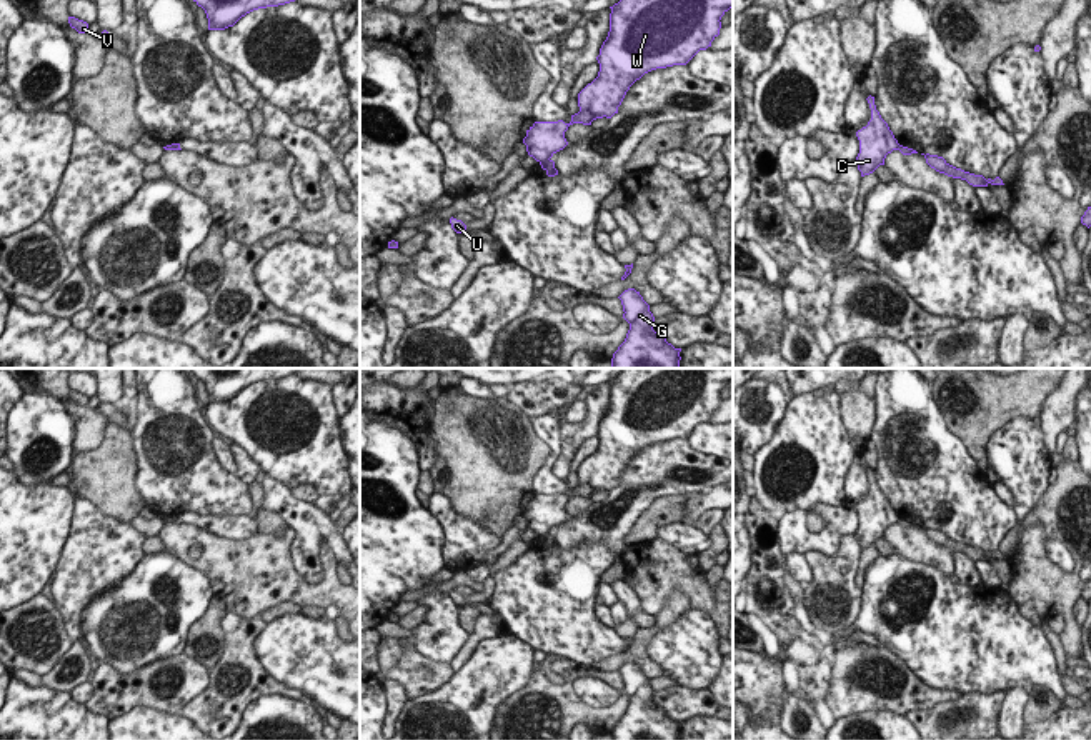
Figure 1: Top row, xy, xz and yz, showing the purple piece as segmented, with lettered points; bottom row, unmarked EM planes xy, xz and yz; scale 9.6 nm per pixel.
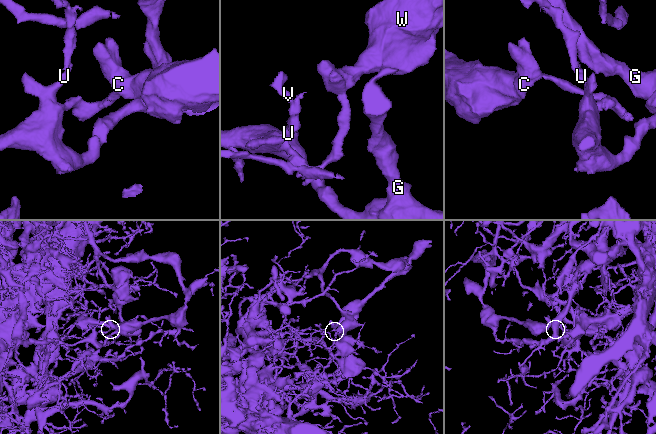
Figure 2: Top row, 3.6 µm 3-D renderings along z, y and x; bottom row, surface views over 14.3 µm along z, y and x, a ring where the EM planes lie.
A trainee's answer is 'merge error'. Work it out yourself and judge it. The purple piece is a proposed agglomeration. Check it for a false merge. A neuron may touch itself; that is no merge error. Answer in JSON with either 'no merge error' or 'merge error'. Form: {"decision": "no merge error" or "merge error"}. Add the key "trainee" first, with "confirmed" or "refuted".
{"trainee": "confirmed", "decision": "merge error"}

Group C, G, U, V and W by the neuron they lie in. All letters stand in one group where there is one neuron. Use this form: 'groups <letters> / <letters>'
groups C G W / U V

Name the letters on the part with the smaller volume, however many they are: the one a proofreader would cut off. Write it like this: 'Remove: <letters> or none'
Remove: C, G, W

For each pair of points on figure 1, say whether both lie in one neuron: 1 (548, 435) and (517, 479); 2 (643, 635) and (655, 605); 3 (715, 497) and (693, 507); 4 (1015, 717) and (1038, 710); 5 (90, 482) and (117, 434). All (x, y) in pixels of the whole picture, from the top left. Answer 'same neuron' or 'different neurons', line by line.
1: different neurons
2: different neurons
3: same neuron
4: different neurons
5: same neuron

